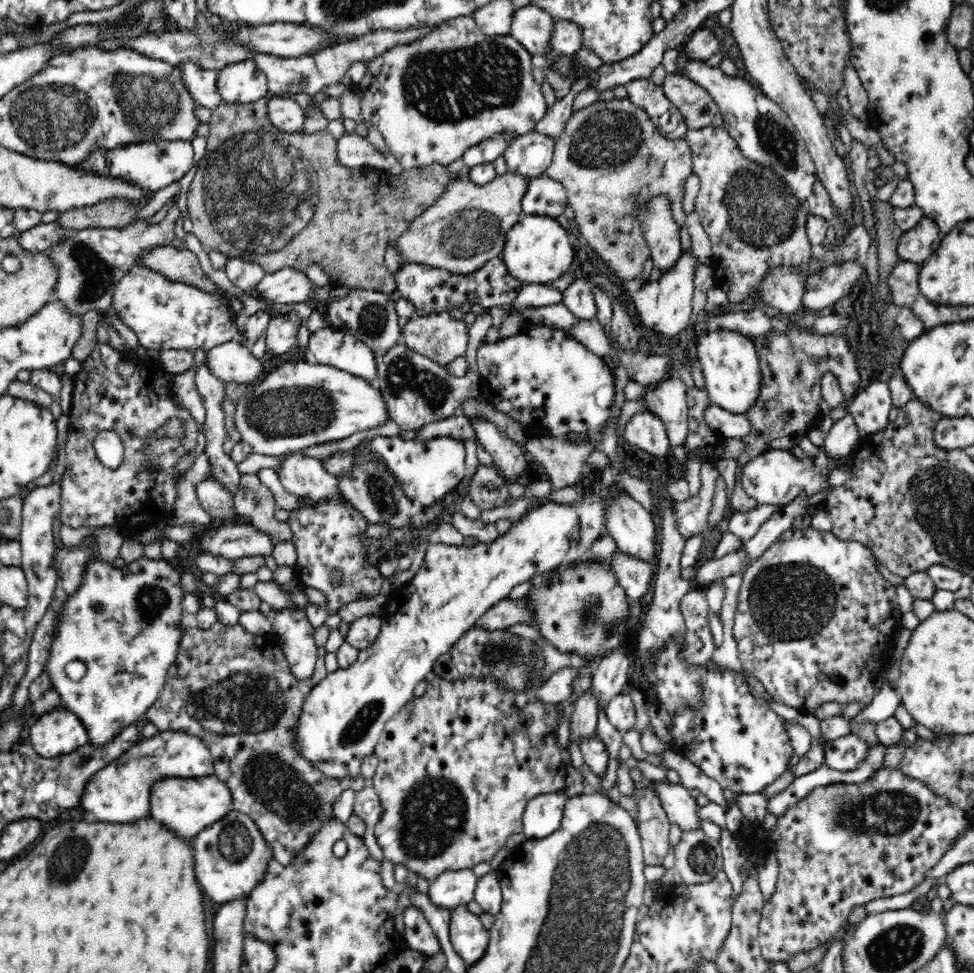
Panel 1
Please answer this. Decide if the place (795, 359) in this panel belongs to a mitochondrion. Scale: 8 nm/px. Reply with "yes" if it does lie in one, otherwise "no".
yes

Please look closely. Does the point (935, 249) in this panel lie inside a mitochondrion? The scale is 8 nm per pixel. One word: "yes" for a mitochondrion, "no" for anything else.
no

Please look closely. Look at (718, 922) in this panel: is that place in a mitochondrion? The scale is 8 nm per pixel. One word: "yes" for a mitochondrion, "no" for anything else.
no

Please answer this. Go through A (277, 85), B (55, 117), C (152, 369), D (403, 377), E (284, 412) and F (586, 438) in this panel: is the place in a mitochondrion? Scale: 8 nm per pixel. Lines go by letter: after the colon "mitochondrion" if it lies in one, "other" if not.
A: other
B: mitochondrion
C: other
D: mitochondrion
E: mitochondrion
F: other

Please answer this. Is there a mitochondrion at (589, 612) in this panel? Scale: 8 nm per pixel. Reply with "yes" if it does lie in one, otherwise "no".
yes

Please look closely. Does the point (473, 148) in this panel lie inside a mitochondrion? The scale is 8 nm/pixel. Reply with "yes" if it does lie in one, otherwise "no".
no

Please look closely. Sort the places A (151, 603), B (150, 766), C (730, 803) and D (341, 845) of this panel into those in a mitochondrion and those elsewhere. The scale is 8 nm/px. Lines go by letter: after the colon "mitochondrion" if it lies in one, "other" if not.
A: mitochondrion
B: mitochondrion
C: other
D: other

